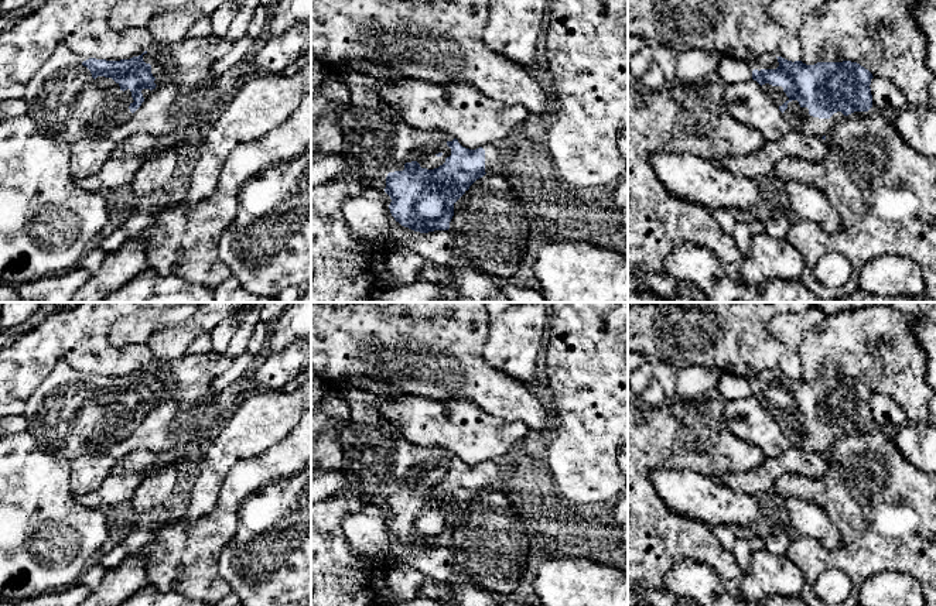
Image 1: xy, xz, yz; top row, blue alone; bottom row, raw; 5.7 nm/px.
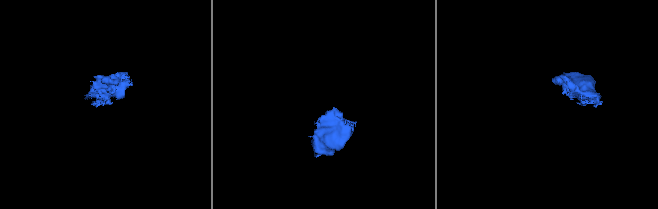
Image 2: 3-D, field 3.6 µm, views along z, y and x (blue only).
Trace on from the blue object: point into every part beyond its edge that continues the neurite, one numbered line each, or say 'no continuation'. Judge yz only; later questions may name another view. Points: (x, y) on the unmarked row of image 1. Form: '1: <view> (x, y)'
1: yz (767, 377)
2: yz (799, 434)

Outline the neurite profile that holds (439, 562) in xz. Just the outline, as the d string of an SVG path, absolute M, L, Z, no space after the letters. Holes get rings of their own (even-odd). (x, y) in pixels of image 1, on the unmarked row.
M385 506L380 509L383 511L393 561L410 565L423 575L441 582L452 581L458 576L455 558L450 547L420 549L402 542L390 530L390 513L385 509Z

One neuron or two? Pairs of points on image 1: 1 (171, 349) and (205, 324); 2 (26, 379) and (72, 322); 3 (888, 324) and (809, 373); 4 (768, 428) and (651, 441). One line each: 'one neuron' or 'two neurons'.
1: one neuron
2: one neuron
3: one neuron
4: two neurons

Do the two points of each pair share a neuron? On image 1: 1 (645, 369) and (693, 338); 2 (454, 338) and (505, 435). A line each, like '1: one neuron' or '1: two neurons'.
1: two neurons
2: two neurons

